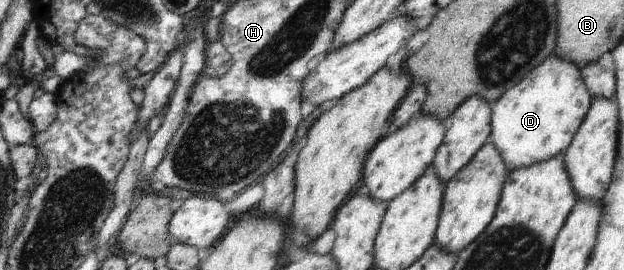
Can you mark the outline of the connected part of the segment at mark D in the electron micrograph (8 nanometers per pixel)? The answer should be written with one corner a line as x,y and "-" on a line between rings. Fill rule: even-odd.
553,53
538,65
529,75
514,88
509,88
503,97
495,101
492,106
492,135
489,141
497,146
500,154
507,162
510,171
515,168
530,166
563,153
578,131
584,116
589,109
591,95
584,84
580,71
571,60

